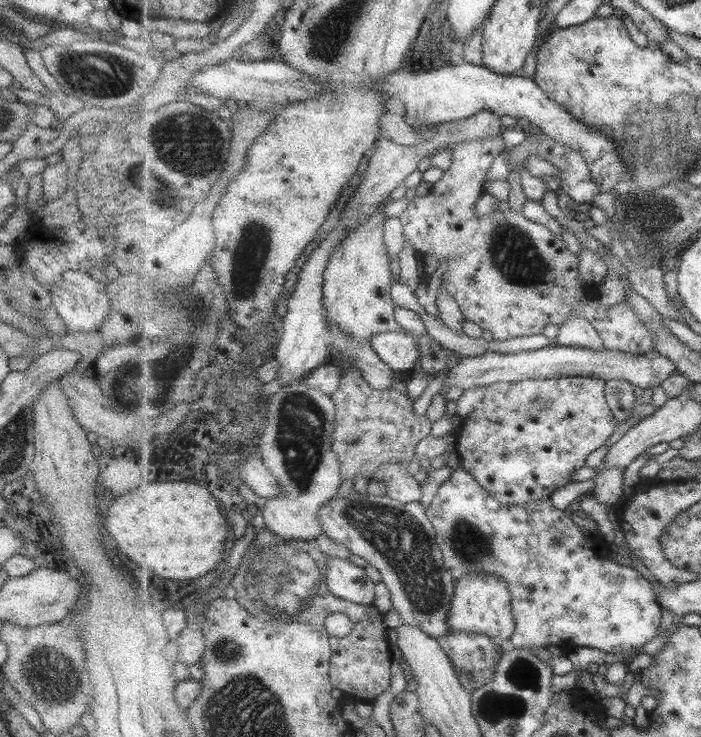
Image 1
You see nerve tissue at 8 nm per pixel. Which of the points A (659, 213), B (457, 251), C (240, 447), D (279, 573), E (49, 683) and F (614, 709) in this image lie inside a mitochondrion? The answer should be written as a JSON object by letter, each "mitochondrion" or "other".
{"A":"mitochondrion","B":"other","C":"other","D":"mitochondrion","E":"mitochondrion","F":"other"}

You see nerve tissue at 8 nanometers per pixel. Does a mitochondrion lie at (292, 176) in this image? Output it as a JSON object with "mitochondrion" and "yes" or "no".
{"mitochondrion":"no"}

